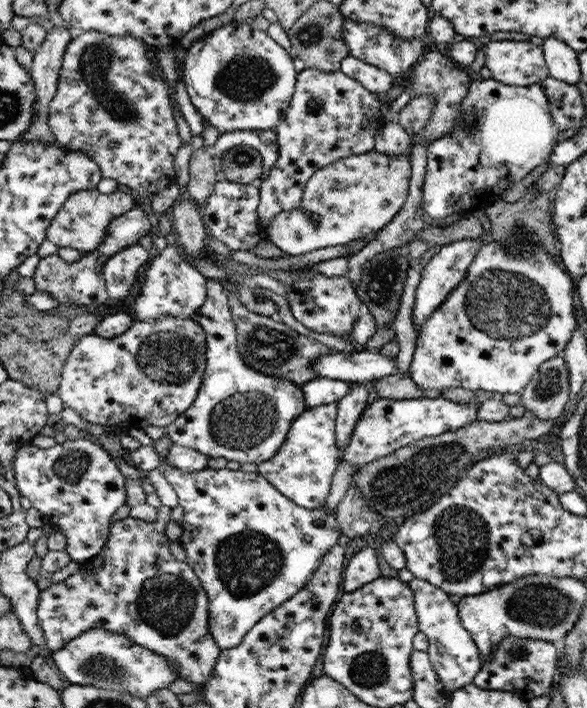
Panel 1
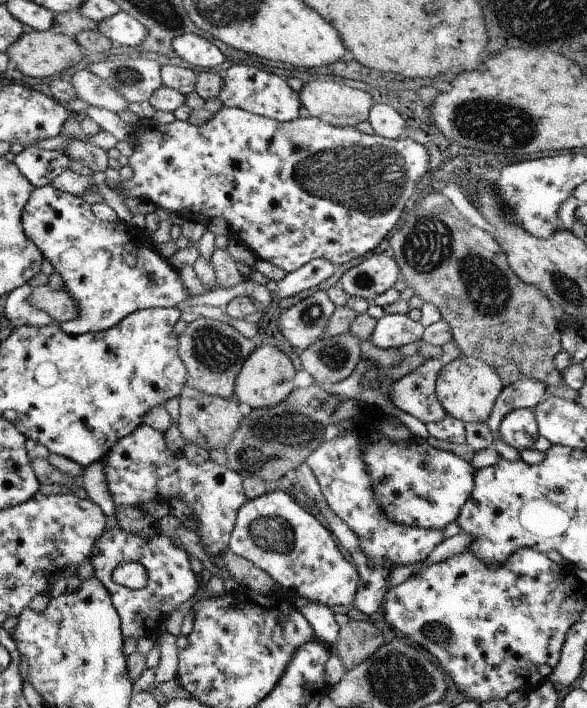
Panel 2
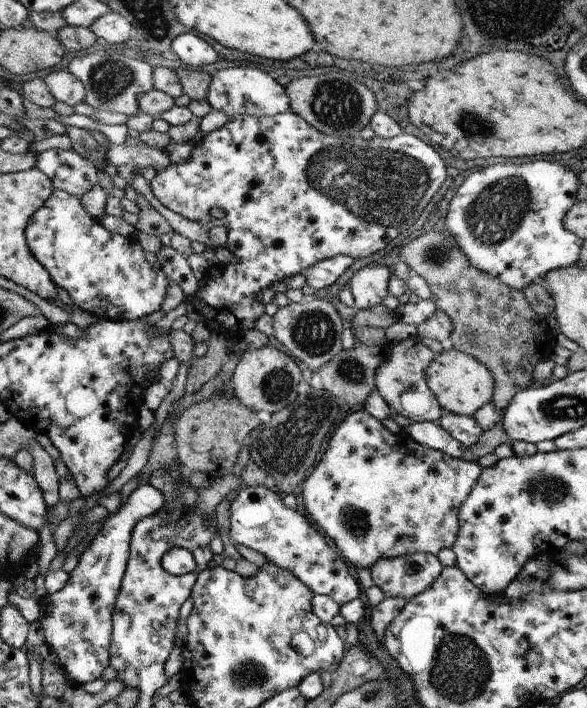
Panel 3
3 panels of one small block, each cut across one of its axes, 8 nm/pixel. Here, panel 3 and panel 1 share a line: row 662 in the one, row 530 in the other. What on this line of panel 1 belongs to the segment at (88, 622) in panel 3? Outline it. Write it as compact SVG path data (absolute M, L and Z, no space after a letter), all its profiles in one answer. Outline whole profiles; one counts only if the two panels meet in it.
M81 438L42 449L24 445L13 460L17 487L41 512L45 521L56 526L67 540L66 552L76 564L95 560L109 538L110 520L114 512L127 504L126 481L110 454L100 445Z

